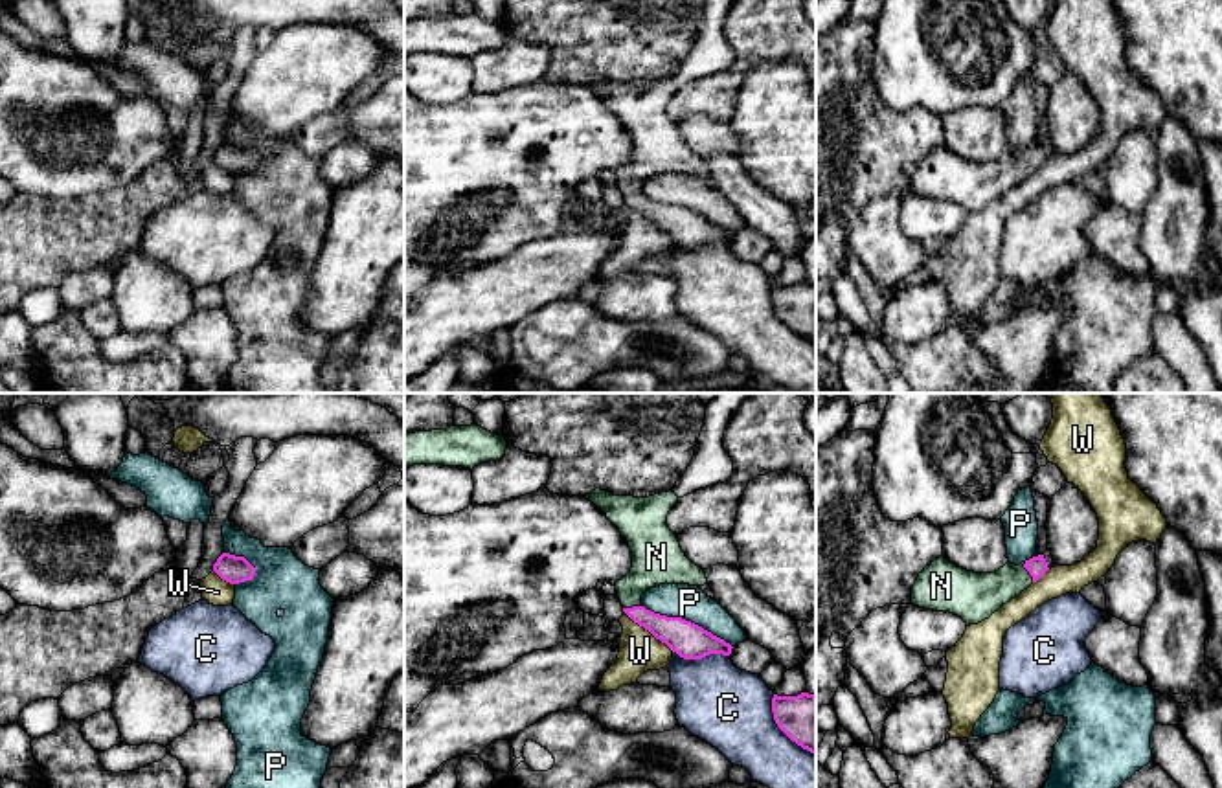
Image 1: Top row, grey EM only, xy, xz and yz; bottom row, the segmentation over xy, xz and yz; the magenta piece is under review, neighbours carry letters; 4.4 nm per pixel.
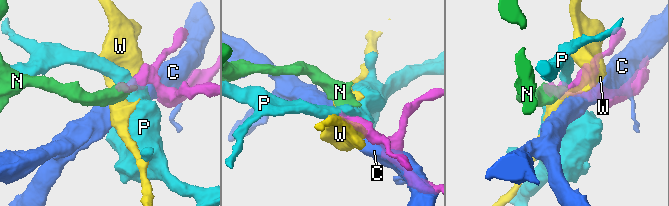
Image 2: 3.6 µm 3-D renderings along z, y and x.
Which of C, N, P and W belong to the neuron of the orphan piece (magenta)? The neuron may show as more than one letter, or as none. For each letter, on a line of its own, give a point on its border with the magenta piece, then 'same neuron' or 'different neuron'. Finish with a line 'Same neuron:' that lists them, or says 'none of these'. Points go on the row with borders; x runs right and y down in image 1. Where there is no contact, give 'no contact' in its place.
C: xz (781, 730) | different neuron
N: xz (633, 607) | same neuron
P: xz (688, 621) | different neuron
W: xz (649, 630) | different neuron
Same neuron: N

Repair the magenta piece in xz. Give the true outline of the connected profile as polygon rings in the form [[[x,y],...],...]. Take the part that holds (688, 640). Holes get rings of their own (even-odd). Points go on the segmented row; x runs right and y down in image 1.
[[[595,489],[584,498],[606,514],[630,547],[632,568],[616,582],[623,612],[684,659],[730,656],[733,647],[724,639],[691,621],[660,615],[641,604],[641,595],[660,584],[707,582],[704,569],[685,557],[676,535],[667,527],[667,514],[678,496],[669,490],[634,498]]]

